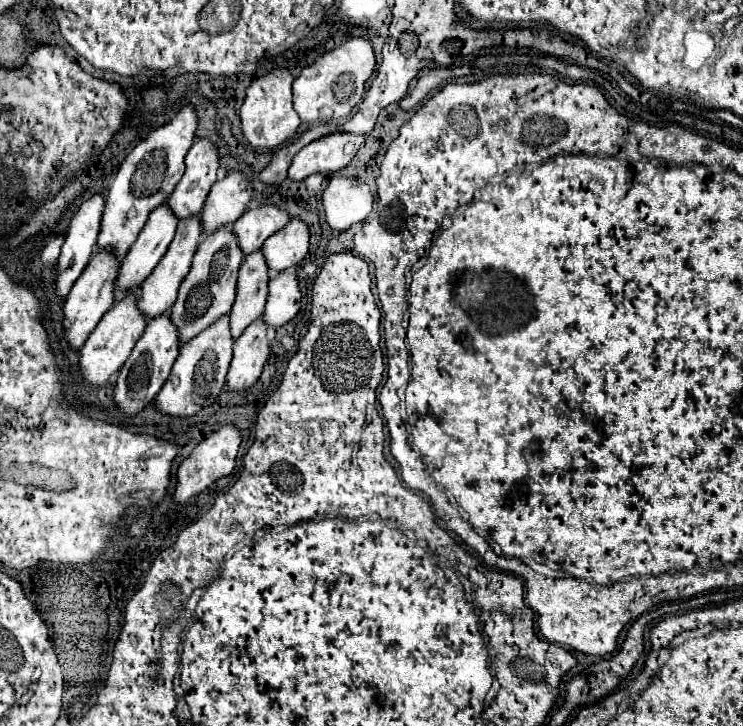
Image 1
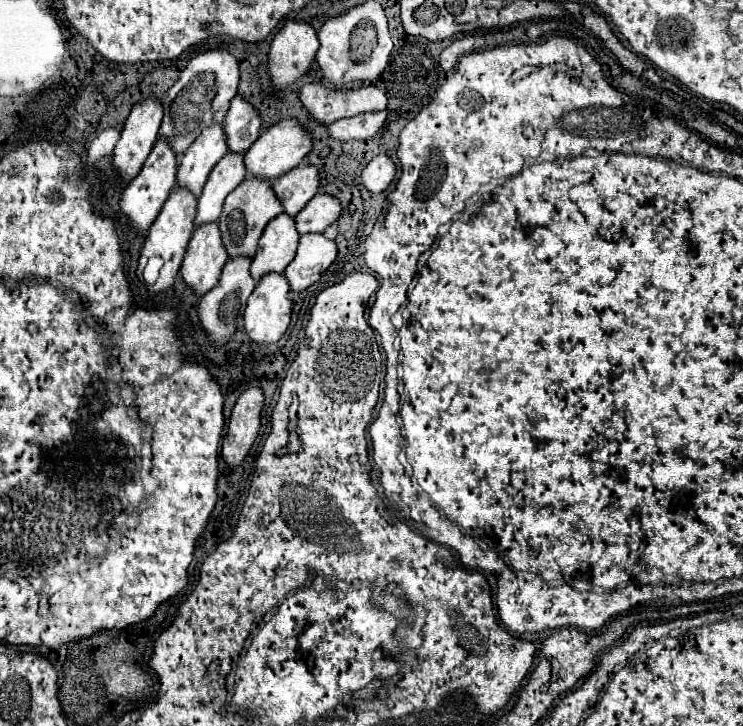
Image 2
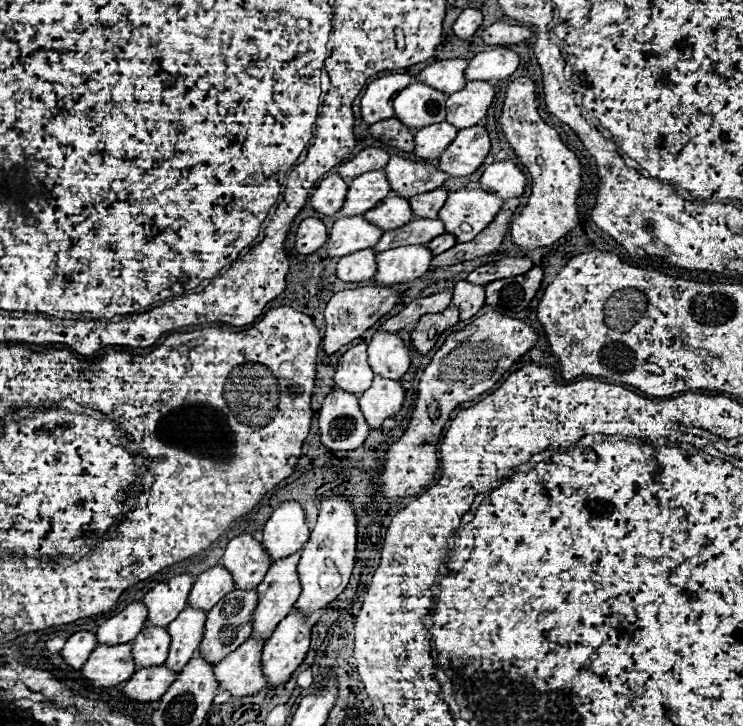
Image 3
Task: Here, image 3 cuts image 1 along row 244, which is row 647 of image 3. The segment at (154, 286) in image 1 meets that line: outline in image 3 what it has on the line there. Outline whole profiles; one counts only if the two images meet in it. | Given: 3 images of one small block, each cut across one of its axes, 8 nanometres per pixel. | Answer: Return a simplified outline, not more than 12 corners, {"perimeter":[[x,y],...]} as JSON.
{"perimeter":[[184,608],[168,624],[164,664],[180,672],[198,650],[206,612]]}

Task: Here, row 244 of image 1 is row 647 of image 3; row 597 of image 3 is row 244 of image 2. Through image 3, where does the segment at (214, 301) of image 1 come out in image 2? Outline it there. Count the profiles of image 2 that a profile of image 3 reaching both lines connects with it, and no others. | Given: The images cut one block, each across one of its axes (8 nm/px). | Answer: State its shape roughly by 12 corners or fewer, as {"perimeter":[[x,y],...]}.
{"perimeter":[[246,178],[224,202],[230,258],[254,256],[264,226],[280,214],[272,182]]}

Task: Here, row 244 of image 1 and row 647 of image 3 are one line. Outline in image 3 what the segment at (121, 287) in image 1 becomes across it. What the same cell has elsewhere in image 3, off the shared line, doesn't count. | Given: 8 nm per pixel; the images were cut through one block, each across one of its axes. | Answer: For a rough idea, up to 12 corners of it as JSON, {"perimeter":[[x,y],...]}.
{"perimeter":[[144,626],[132,642],[138,668],[164,664],[166,628]]}

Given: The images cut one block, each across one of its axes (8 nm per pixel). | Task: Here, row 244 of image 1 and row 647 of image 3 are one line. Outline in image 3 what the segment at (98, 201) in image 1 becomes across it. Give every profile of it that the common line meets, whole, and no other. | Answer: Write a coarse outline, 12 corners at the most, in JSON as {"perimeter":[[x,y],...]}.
{"perimeter":[[76,632],[60,654],[70,668],[80,670],[96,648],[92,632]]}

